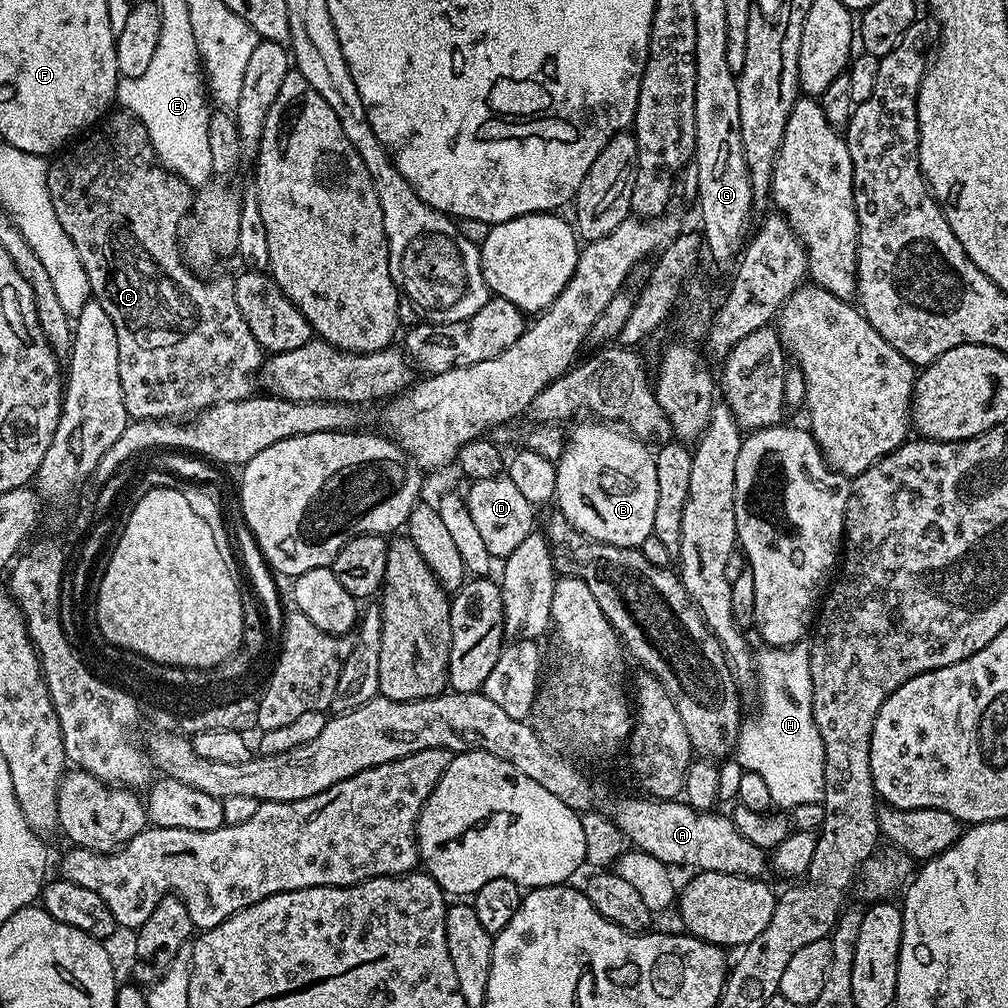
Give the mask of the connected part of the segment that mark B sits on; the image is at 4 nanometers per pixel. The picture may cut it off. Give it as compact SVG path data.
M595 418L585 419L585 424L571 425L572 433L566 436L566 447L556 466L555 503L560 503L559 515L577 528L589 540L606 542L623 548L639 548L652 535L654 509L658 506L658 470L653 449L643 440L612 422Z

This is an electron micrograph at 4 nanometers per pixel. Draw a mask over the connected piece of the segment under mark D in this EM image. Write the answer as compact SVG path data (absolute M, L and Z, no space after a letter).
M493 474L473 479L466 491L466 501L475 528L483 539L483 544L494 558L503 558L514 554L533 535L532 512L534 506L518 491L518 486L510 482L506 474Z

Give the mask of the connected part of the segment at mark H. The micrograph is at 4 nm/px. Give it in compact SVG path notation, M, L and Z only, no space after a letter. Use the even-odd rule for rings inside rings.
M801 642L790 648L765 647L764 653L755 657L760 713L749 728L741 727L734 749L737 763L766 782L772 803L780 810L791 810L806 802L819 804L824 798L826 750L814 722L808 650L809 645Z

